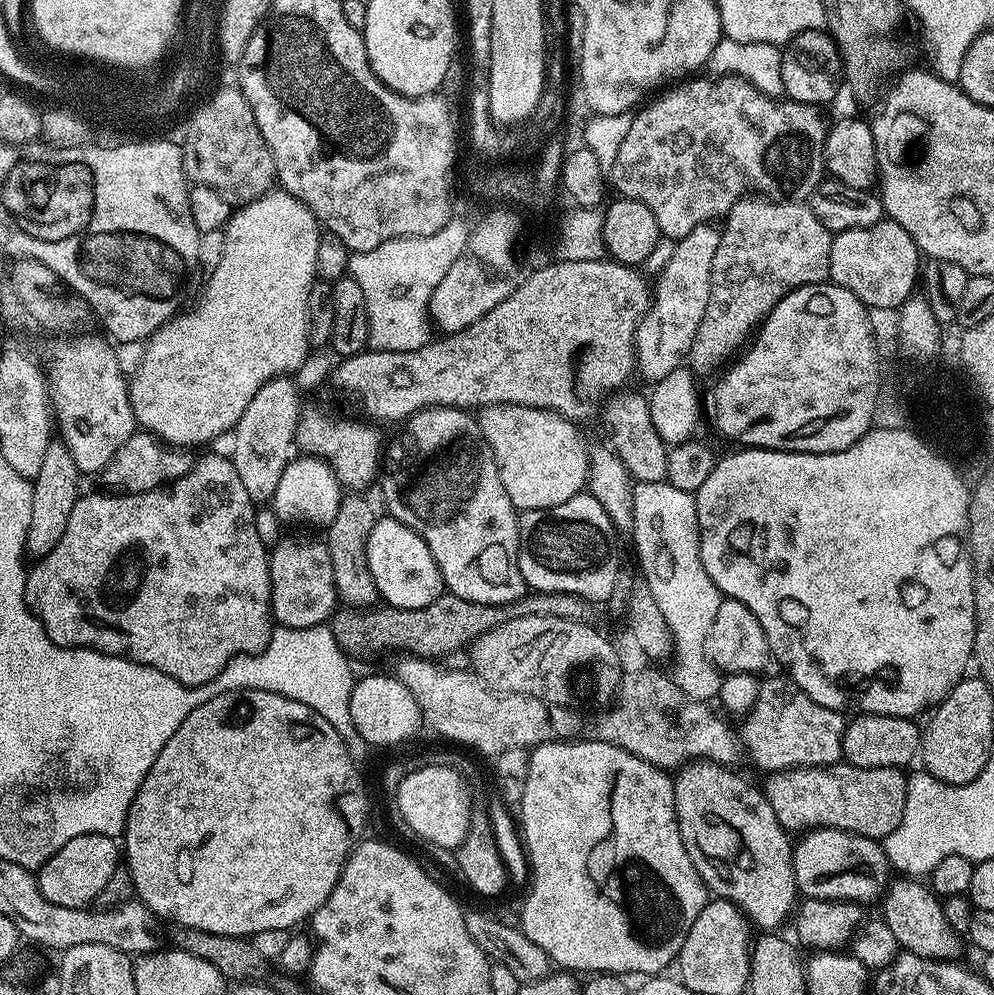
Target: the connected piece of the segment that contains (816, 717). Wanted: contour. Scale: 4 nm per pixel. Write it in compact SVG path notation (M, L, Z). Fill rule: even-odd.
M779 675L761 683L758 702L742 722L743 747L744 744L748 747L758 767L769 768L772 774L790 768L824 768L828 764L841 763L845 717L826 706L818 706L818 702L787 675Z

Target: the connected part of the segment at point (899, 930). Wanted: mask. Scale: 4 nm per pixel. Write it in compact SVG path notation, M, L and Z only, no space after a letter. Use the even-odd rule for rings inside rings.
M896 878L882 893L882 919L894 934L897 945L905 952L926 956L931 960L952 960L960 952L961 937L947 924L941 897L927 883L916 878Z

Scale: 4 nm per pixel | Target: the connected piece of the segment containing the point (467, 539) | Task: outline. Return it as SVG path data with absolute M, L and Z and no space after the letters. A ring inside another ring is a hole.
M423 408L408 417L406 427L412 440L420 440L416 453L407 460L396 456L387 469L392 476L392 490L378 492L385 504L387 515L407 524L424 539L438 570L444 579L444 587L458 598L466 598L479 604L511 606L526 594L522 570L518 566L520 526L518 509L510 502L506 486L502 486L500 468L486 442L484 429L471 411L462 408Z

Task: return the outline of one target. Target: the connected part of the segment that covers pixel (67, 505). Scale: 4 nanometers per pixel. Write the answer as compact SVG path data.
M54 438L46 446L46 455L42 458L42 470L31 481L32 501L30 502L30 530L28 531L27 551L33 557L45 556L54 546L58 546L58 538L66 531L66 522L70 522L70 514L80 501L82 474L74 462L74 454L64 445L60 438Z

